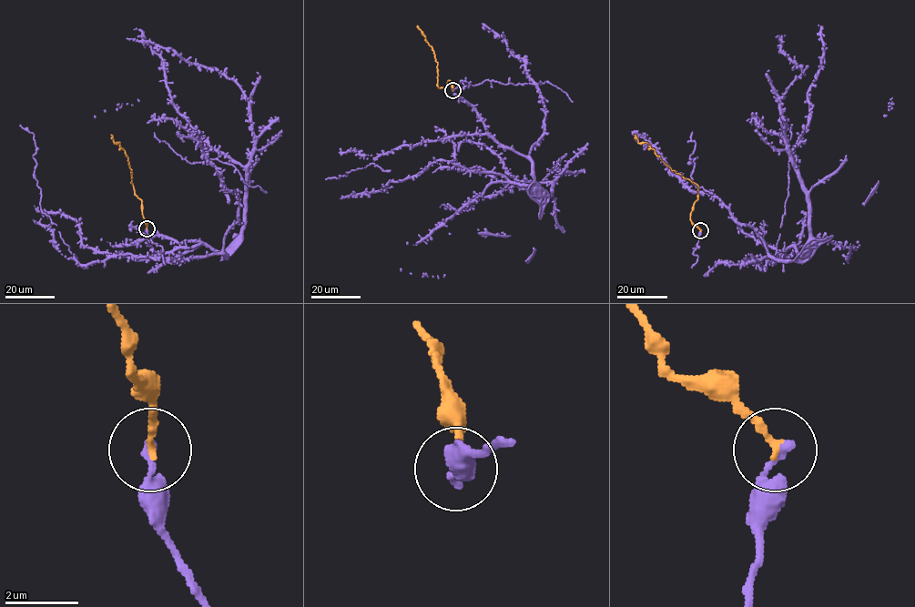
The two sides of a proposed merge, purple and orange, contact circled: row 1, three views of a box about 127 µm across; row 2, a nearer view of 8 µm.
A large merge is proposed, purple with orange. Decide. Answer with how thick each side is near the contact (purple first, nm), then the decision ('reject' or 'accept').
240 nm thick on the purple side, 200 nm on the other; accept

